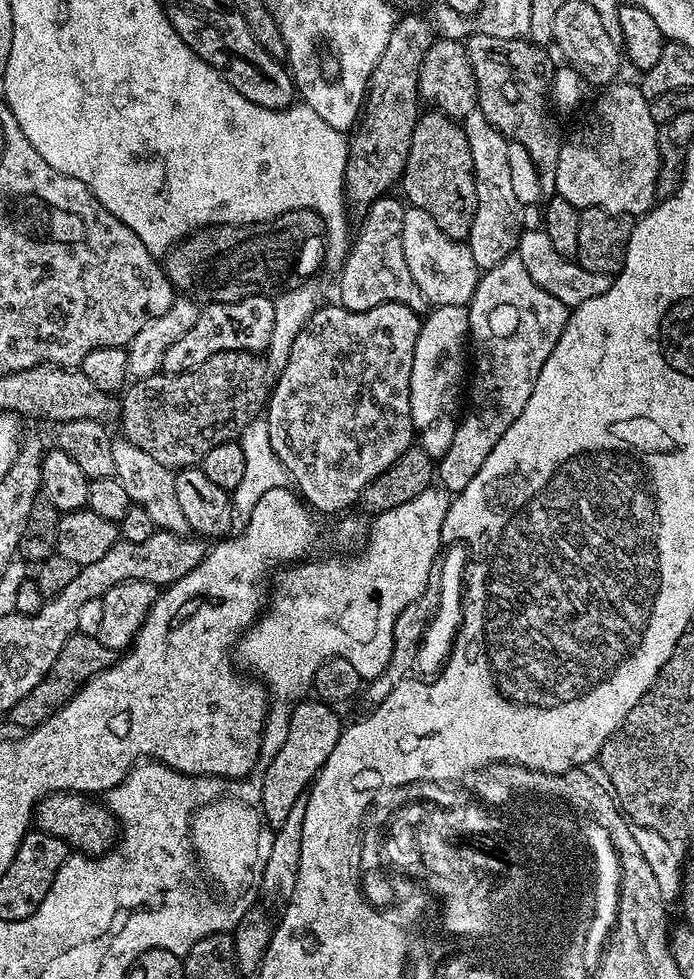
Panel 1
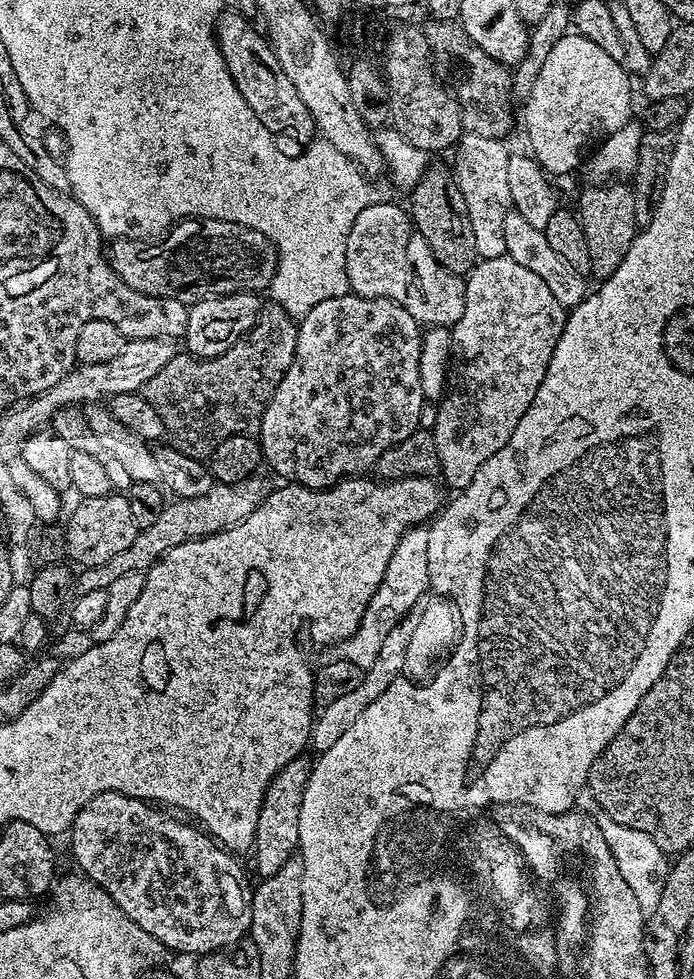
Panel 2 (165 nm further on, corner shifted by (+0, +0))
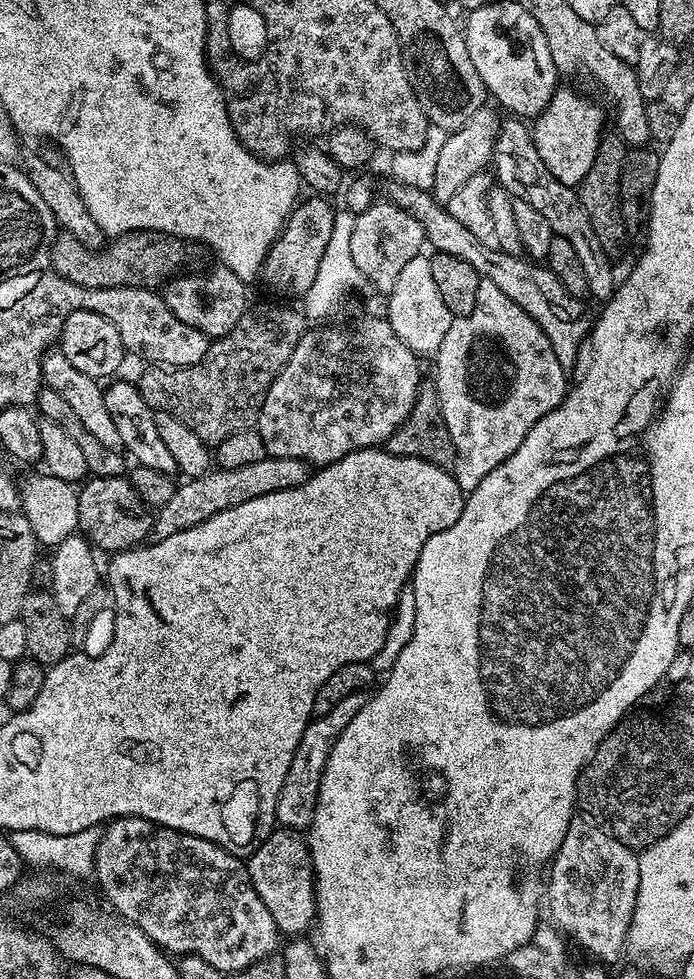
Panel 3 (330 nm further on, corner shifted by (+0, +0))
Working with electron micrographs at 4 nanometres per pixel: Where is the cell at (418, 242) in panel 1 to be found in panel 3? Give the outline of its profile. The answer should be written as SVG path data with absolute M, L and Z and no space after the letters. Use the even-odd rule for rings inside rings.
M427 255L410 258L402 274L398 274L394 290L387 293L386 300L386 318L390 326L394 326L394 334L398 334L398 338L402 338L402 342L421 358L435 354L442 346L442 338L446 338L446 330L450 330L454 317L450 310L446 310L446 302L442 302L442 294L434 283L434 273L430 270L430 259Z

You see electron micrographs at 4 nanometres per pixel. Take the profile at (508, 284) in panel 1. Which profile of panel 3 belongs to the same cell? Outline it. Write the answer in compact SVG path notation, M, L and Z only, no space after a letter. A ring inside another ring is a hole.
M481 280L474 310L468 316L453 319L442 346L434 354L435 360L434 379L442 418L446 418L446 430L450 430L456 451L456 464L450 471L467 494L486 474L506 462L522 446L533 426L564 401L570 380L564 377L566 369L558 366L558 358L554 358L550 338L542 334L534 318L522 306L510 302L489 280ZM474 344L496 348L496 356L488 360L476 358Z

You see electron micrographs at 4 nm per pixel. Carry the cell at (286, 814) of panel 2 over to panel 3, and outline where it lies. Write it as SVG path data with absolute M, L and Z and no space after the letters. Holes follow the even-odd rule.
M277 827L267 838L247 857L248 877L252 880L258 898L262 898L262 906L270 910L276 923L277 933L285 937L295 938L307 933L308 927L313 927L316 920L316 875L312 869L312 859L308 849L307 839L299 831L286 827Z

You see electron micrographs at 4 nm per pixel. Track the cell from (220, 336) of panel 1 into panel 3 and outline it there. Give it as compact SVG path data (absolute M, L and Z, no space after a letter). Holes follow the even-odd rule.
M217 266L213 272L208 272L205 276L179 276L167 281L162 292L164 301L174 315L186 322L186 326L202 330L209 338L227 336L250 307L249 285L240 280L238 274L234 274L229 268Z

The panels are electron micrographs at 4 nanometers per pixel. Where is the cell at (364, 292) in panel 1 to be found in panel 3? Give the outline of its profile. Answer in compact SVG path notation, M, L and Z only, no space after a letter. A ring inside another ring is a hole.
M373 202L368 209L359 213L354 222L354 230L350 234L350 254L358 270L362 270L365 281L373 284L381 294L394 290L394 282L398 282L398 274L410 262L410 258L421 255L425 251L424 231L418 222L406 210L391 202Z

